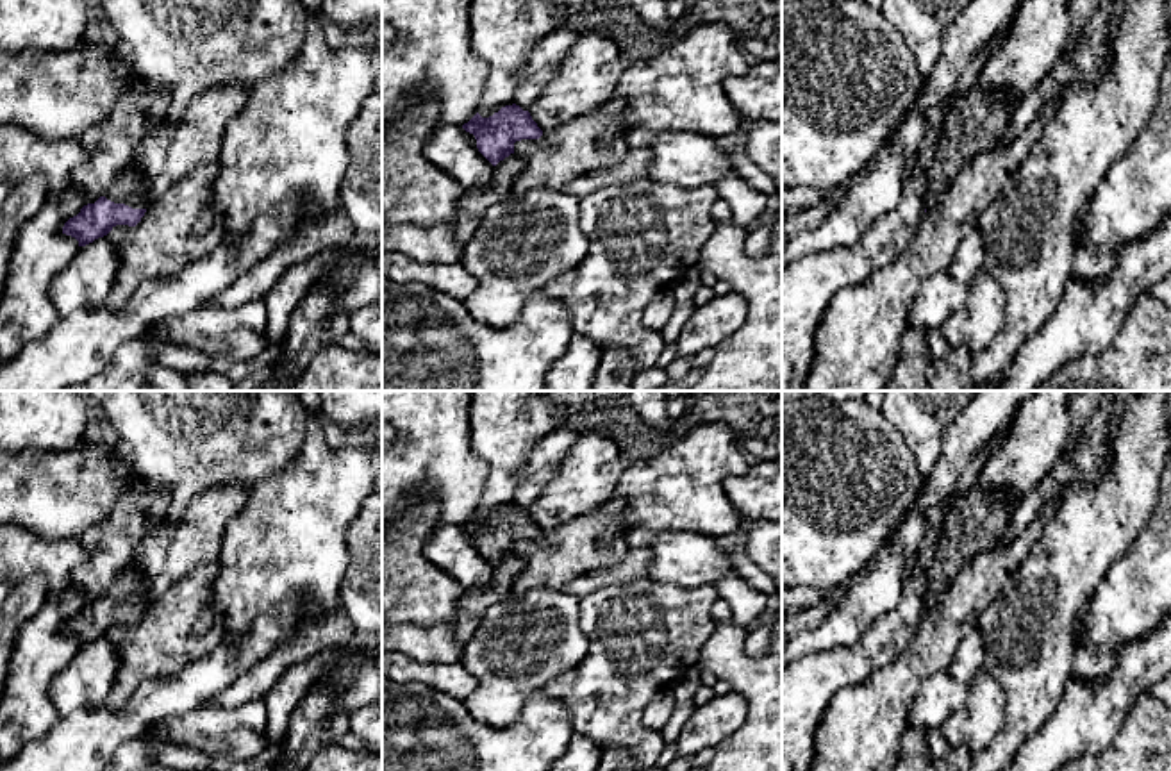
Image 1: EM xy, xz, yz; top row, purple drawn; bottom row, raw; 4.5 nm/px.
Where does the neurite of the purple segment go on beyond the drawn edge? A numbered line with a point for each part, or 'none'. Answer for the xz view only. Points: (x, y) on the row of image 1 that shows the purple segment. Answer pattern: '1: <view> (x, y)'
none

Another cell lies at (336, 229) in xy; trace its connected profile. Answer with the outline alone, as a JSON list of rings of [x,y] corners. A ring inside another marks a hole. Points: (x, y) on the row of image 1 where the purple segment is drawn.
[[[337,209],[325,221],[296,234],[287,246],[273,252],[266,261],[241,275],[207,305],[239,307],[250,300],[264,298],[291,264],[302,262],[328,246],[346,245],[355,232],[345,211]]]

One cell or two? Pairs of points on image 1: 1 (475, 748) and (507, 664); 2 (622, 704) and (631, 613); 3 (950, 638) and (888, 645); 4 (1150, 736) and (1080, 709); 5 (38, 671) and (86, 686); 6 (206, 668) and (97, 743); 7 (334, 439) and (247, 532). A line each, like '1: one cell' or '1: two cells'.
1: two cells
2: one cell
3: two cells
4: two cells
5: two cells
6: one cell
7: two cells

